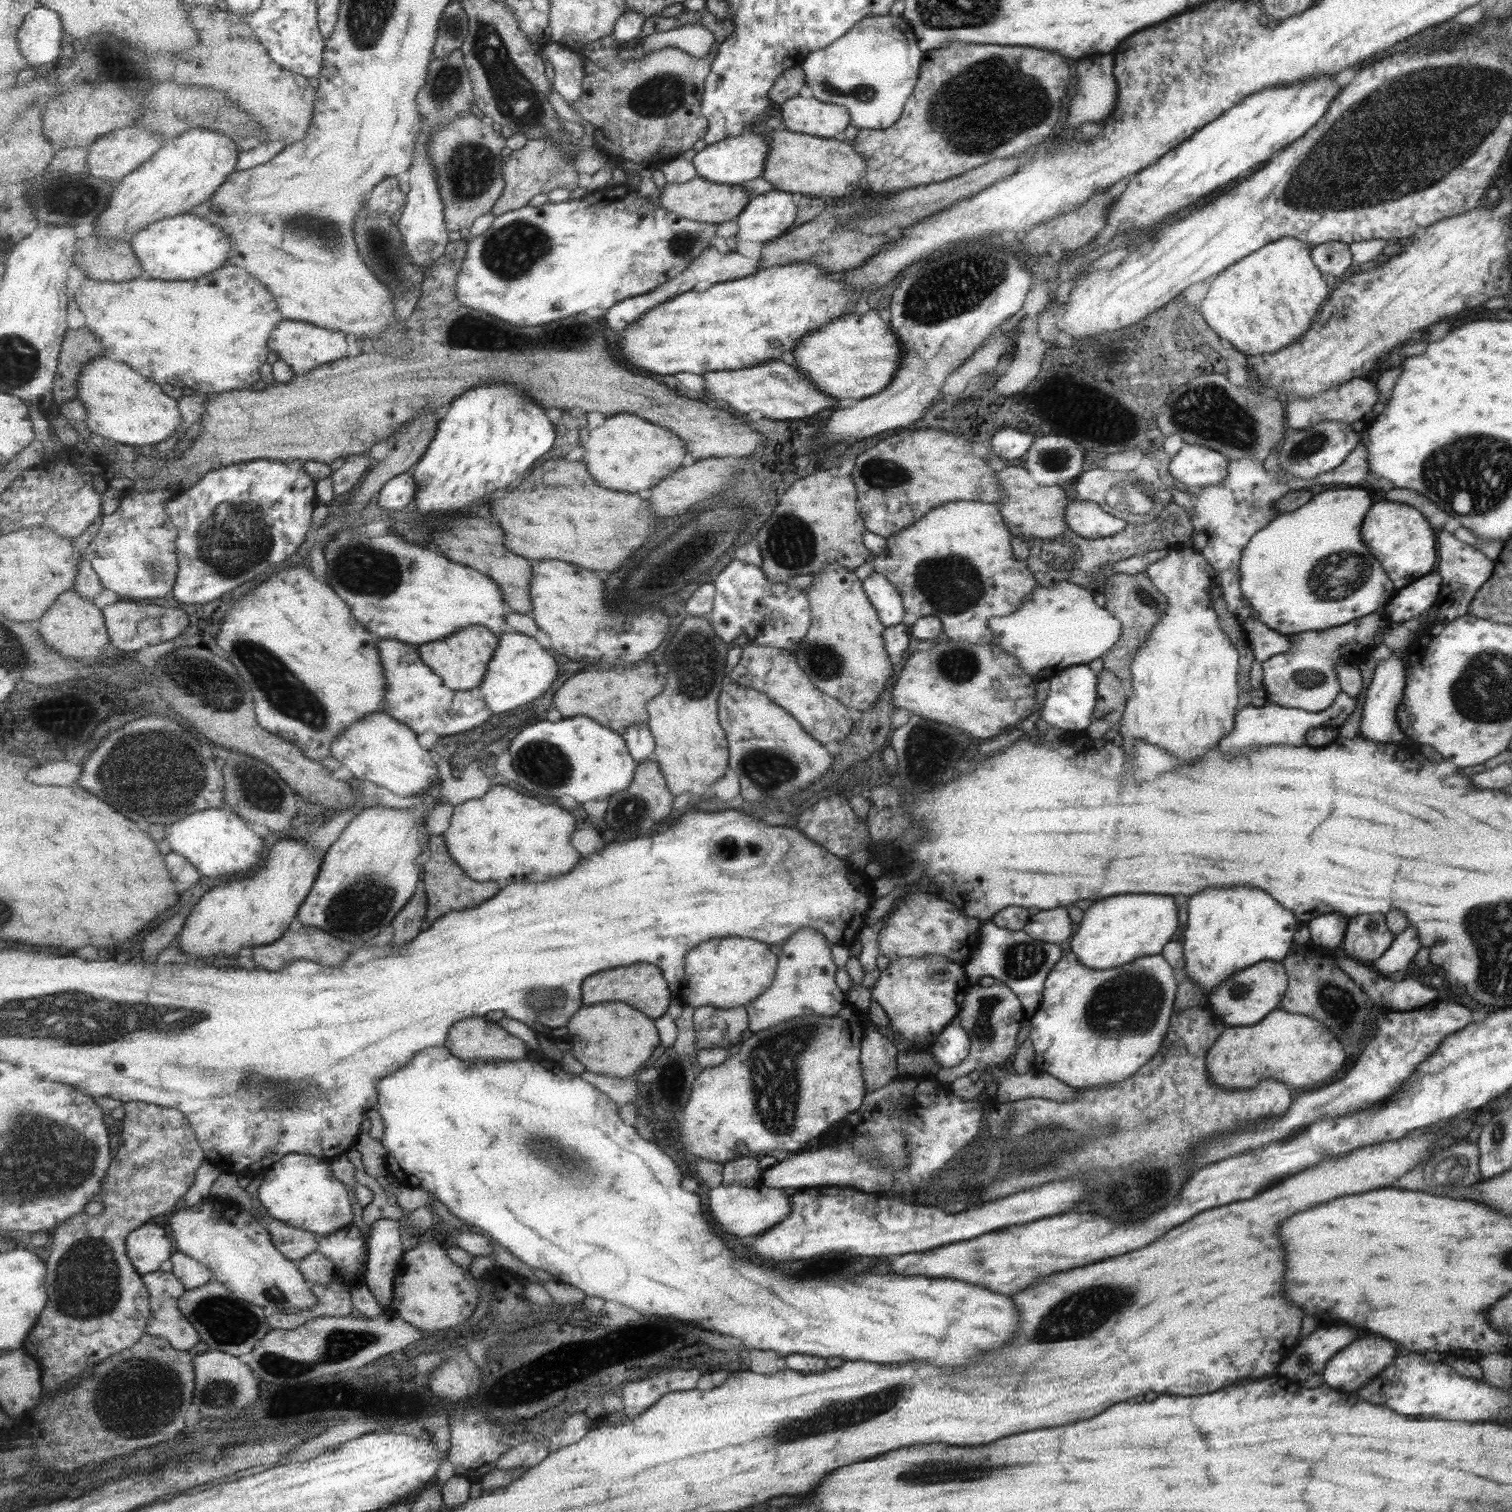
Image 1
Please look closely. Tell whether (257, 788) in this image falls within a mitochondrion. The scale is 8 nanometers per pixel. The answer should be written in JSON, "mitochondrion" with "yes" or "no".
{"mitochondrion":"yes"}

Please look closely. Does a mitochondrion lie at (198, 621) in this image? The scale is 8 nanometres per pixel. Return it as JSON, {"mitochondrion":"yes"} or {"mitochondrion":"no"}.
{"mitochondrion":"no"}

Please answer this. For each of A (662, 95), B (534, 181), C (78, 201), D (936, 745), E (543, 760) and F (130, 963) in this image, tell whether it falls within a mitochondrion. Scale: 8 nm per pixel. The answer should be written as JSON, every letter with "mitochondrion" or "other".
{"A":"mitochondrion","B":"other","C":"mitochondrion","D":"mitochondrion","E":"mitochondrion","F":"other"}

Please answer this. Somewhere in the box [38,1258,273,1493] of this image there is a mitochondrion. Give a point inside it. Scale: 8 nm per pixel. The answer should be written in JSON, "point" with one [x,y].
{"point":[230,1319]}

